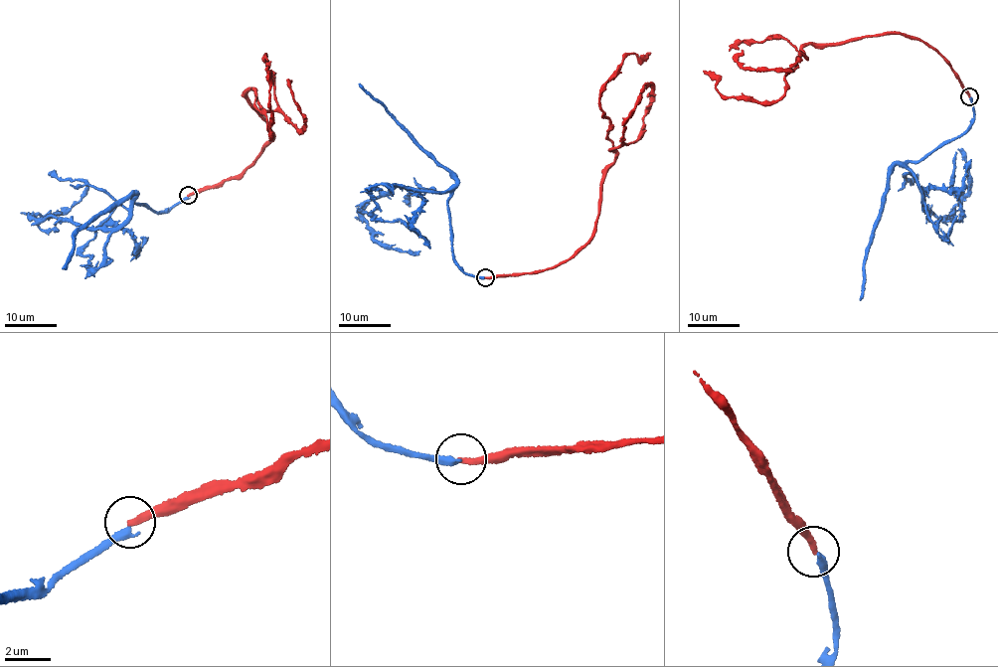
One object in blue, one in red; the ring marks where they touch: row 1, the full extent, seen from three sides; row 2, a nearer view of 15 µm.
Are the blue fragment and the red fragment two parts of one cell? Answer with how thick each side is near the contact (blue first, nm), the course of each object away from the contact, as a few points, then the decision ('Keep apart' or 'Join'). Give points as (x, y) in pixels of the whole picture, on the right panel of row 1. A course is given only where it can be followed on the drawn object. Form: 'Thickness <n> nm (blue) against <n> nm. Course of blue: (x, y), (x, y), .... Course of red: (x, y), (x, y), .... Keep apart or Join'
Thickness 340 nm (blue) against 280 nm. Course of blue: (969, 96), (974, 112), (970, 126), (907, 164), (924, 210), (940, 221), (968, 192), (967, 163), (958, 148). Course of red: (969, 96), (927, 43), (889, 33), (801, 48), (785, 93), (770, 102), (724, 96), (703, 70). Keep apart

